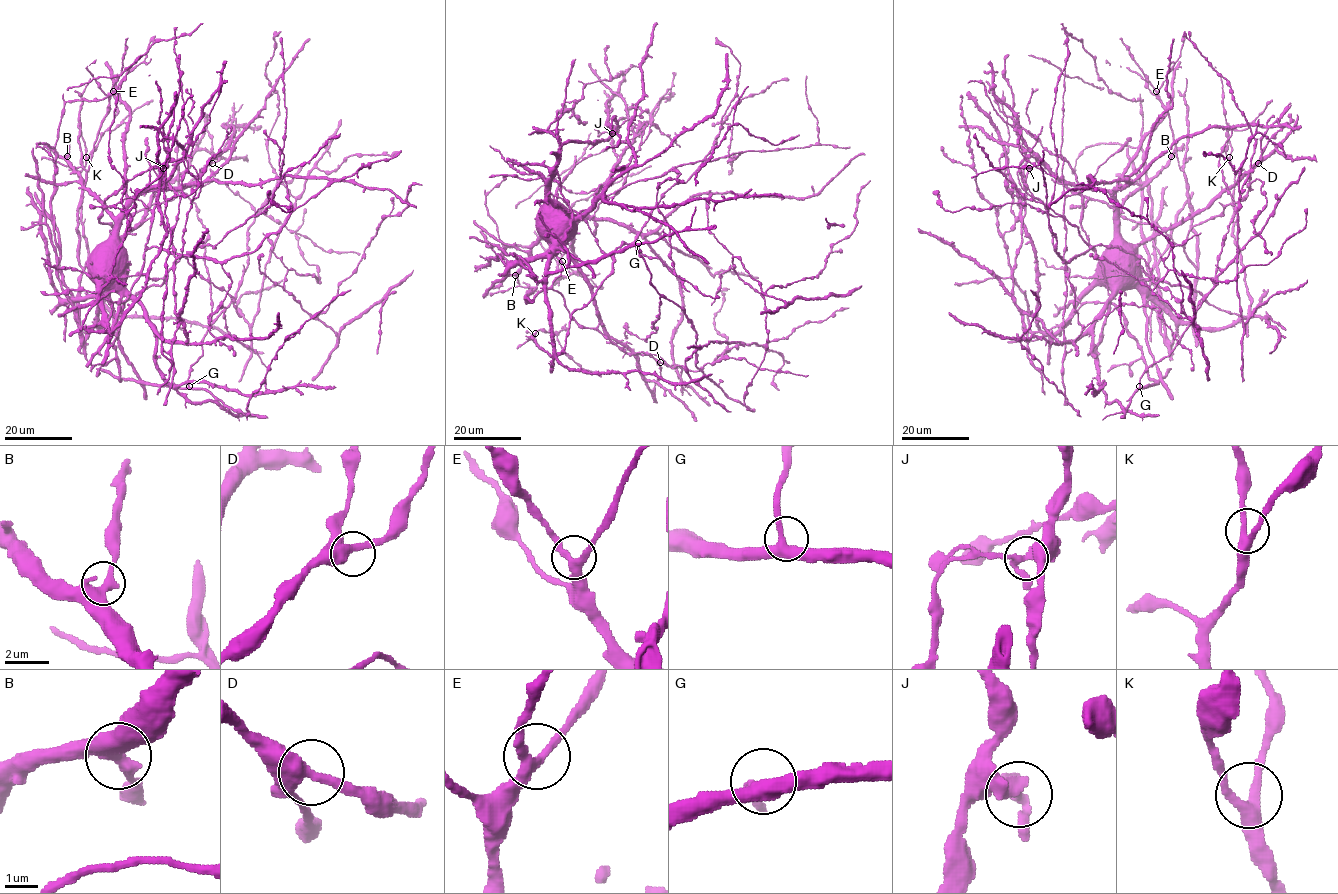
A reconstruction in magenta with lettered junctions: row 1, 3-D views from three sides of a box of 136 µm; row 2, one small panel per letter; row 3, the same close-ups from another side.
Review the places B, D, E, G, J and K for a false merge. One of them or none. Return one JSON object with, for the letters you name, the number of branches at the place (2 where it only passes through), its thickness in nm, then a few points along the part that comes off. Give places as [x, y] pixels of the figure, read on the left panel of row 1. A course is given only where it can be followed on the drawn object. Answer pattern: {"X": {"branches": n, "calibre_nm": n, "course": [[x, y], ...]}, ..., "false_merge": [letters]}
{"J": {"branches": 3, "calibre_nm": 280, "course": [[163, 168], [150, 171], [147, 186]]}, "false_merge": ["J"]}

